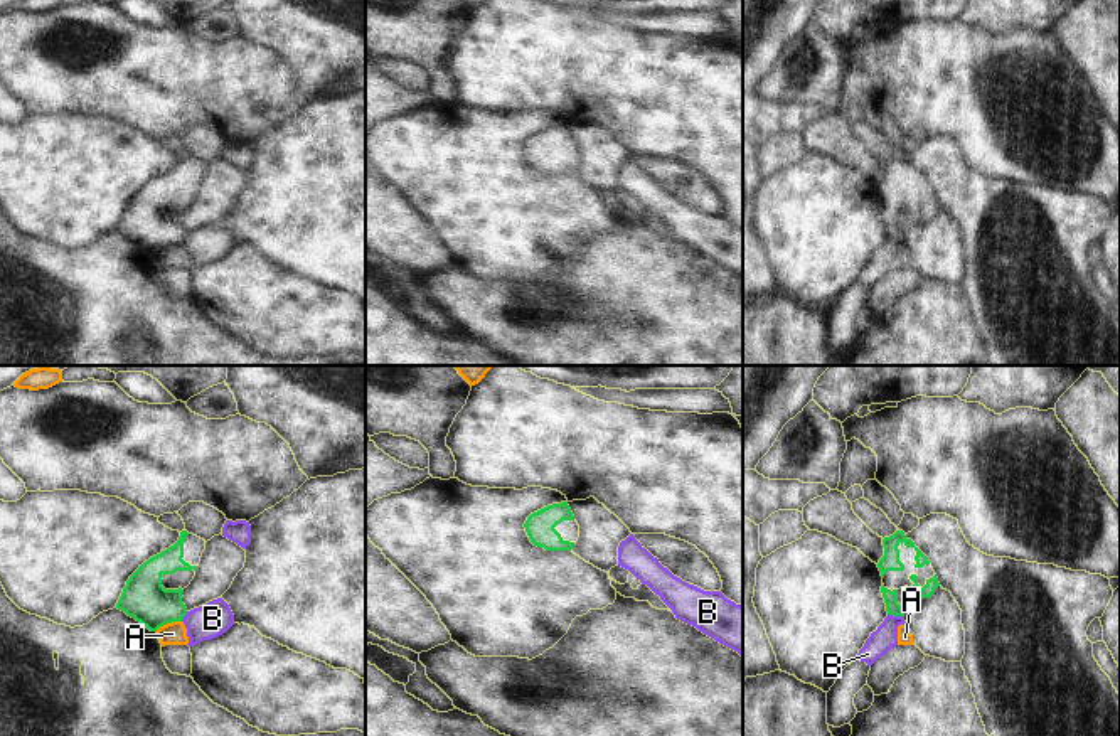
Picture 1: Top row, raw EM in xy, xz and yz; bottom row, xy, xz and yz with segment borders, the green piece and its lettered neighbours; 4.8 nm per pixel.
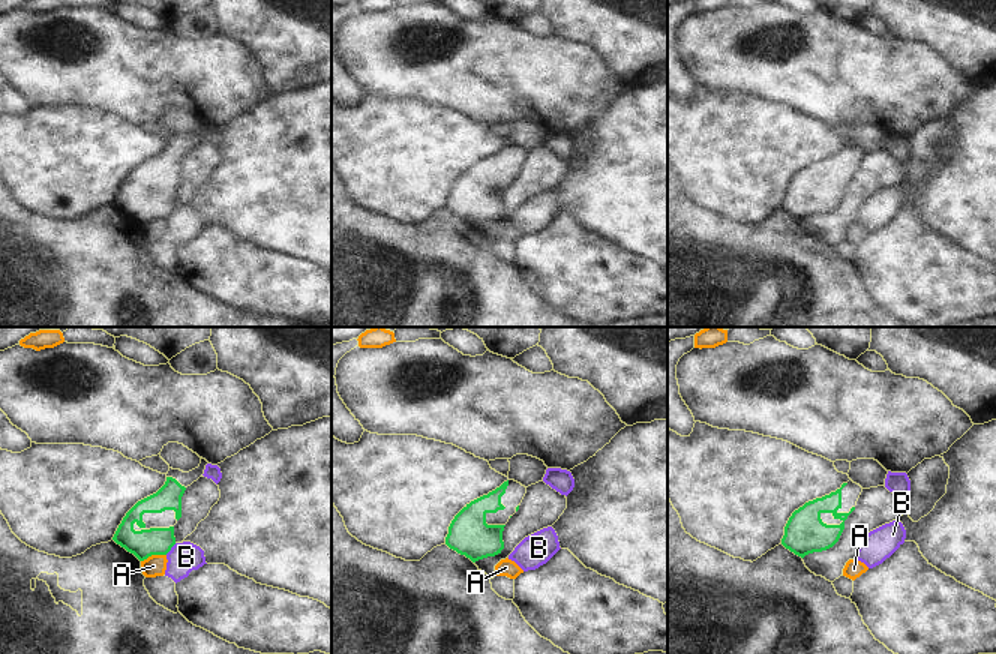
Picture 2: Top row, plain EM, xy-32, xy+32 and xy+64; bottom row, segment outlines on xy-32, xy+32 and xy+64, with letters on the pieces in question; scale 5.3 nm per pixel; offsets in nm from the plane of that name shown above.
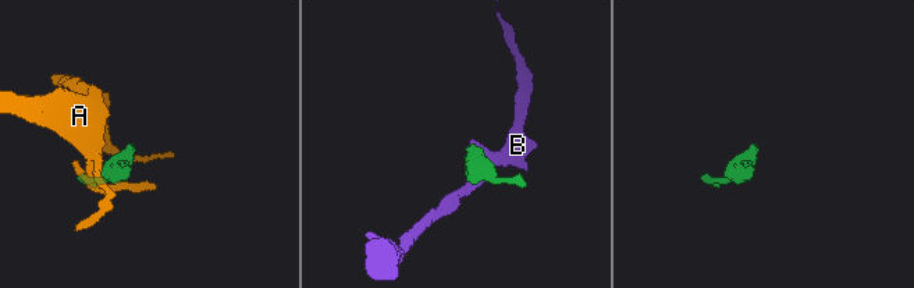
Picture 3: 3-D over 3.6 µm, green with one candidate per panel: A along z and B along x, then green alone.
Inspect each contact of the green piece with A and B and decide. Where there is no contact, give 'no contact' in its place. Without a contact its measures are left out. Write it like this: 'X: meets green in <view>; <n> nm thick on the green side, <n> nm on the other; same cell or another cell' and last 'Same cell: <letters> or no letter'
A: meets green in xy; 220 nm thick on the green side, 110 nm on the other; another cell
B: meets green in yz; 70 nm thick on the green side, 120 nm on the other; another cell
Same cell: no letter

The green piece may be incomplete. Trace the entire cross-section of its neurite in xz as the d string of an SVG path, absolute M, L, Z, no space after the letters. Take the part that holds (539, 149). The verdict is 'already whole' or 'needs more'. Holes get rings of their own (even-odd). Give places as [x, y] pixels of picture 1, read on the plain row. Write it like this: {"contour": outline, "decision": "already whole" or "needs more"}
{"contour": "M568 125L531 136L524 150L531 165L546 173L571 173L579 160L579 148Z", "decision": "needs more"}

